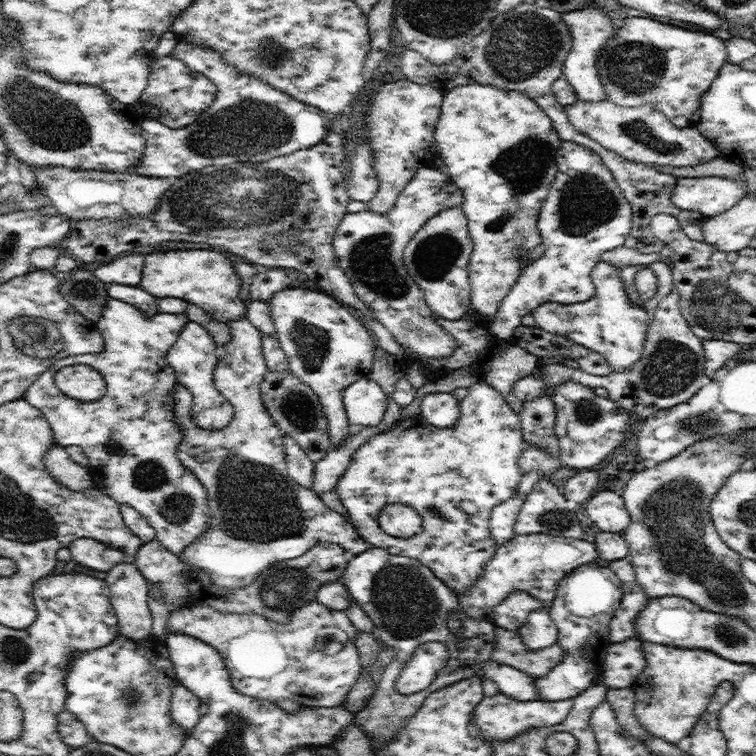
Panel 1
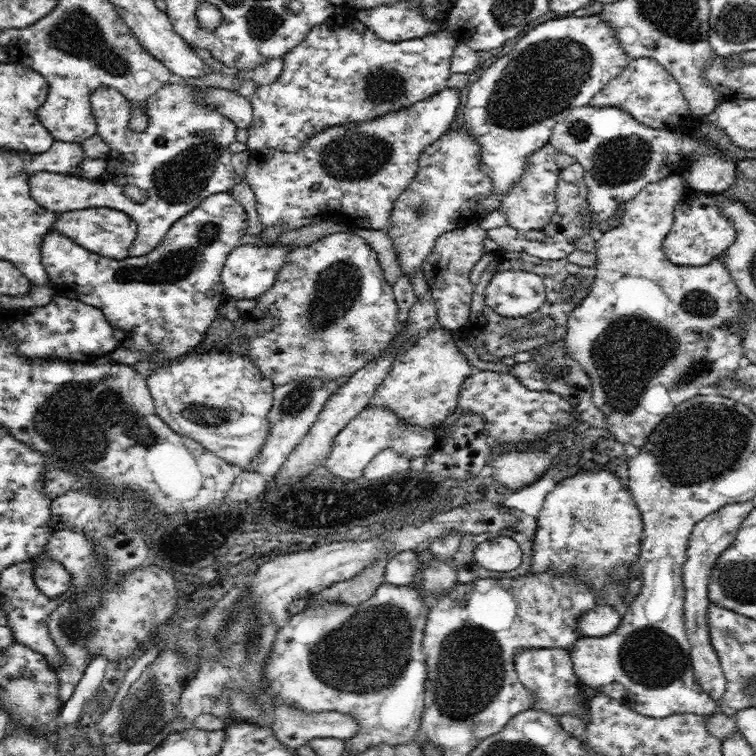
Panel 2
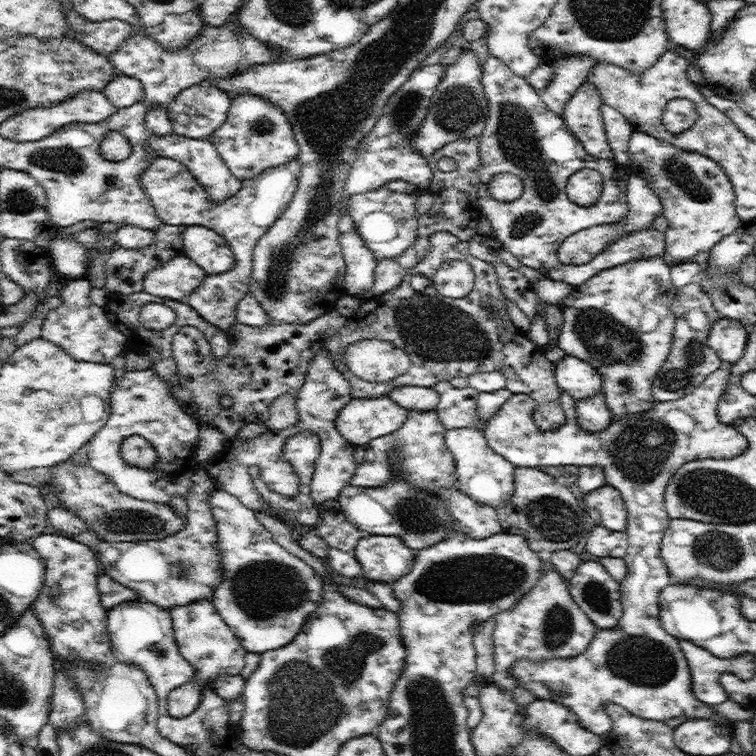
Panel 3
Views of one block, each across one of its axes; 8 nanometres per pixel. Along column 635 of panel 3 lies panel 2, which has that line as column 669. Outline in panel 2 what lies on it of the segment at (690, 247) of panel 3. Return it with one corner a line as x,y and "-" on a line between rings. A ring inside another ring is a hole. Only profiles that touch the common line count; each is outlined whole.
590,104
572,108
564,120
552,130
549,142
558,152
573,156
584,169
584,182
588,188
591,218
600,223
600,232
609,231
609,220
615,215
620,204
632,201
648,184
674,174
685,176
696,157
703,153
701,144
692,136
676,134
662,128
650,128
635,120
628,112
613,106
595,107

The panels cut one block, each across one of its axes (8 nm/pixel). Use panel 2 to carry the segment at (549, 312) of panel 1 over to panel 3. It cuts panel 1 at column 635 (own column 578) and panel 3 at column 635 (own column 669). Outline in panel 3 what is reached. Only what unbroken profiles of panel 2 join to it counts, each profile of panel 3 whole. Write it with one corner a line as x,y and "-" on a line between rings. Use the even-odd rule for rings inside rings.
639,176
629,177
625,194
628,203
628,215
624,219
620,219
616,223
588,227
575,232
562,241
562,245
558,247
558,258
564,264
584,264
590,262
604,248
608,248
614,240
618,240
620,236
628,236
630,232
640,232
640,230
651,228
654,220
656,220
656,216
663,214
663,203
643,178
-
662,256
646,257
628,261
617,267
598,272
584,284
575,285
572,292
560,302
564,323
559,328
557,346
566,355
575,356
592,364
602,376
602,390
611,420
618,420
626,414
638,414
652,408
652,383
658,370
662,368
672,348
675,330
672,304
677,294
677,286
671,279
671,266
666,265

